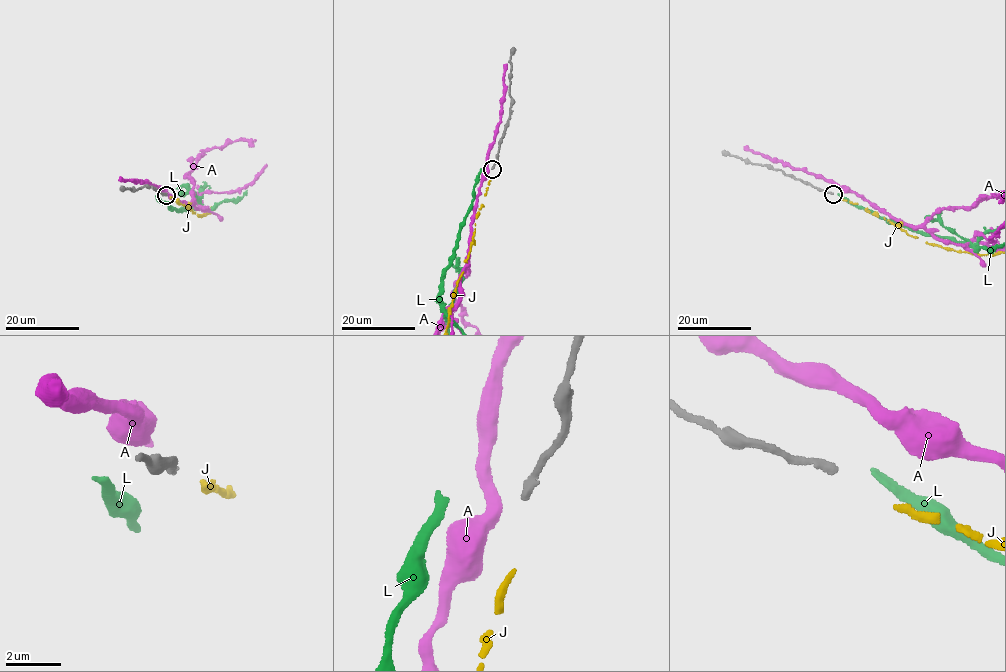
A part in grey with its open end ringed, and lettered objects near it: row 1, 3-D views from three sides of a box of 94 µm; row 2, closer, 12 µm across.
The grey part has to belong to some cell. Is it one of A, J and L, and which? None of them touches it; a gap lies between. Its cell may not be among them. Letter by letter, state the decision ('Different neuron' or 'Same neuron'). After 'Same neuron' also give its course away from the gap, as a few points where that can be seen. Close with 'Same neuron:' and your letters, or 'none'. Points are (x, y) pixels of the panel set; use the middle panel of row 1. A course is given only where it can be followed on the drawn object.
A: Different neuron
J: Same neuron
L: Different neuron
Same neuron: J

